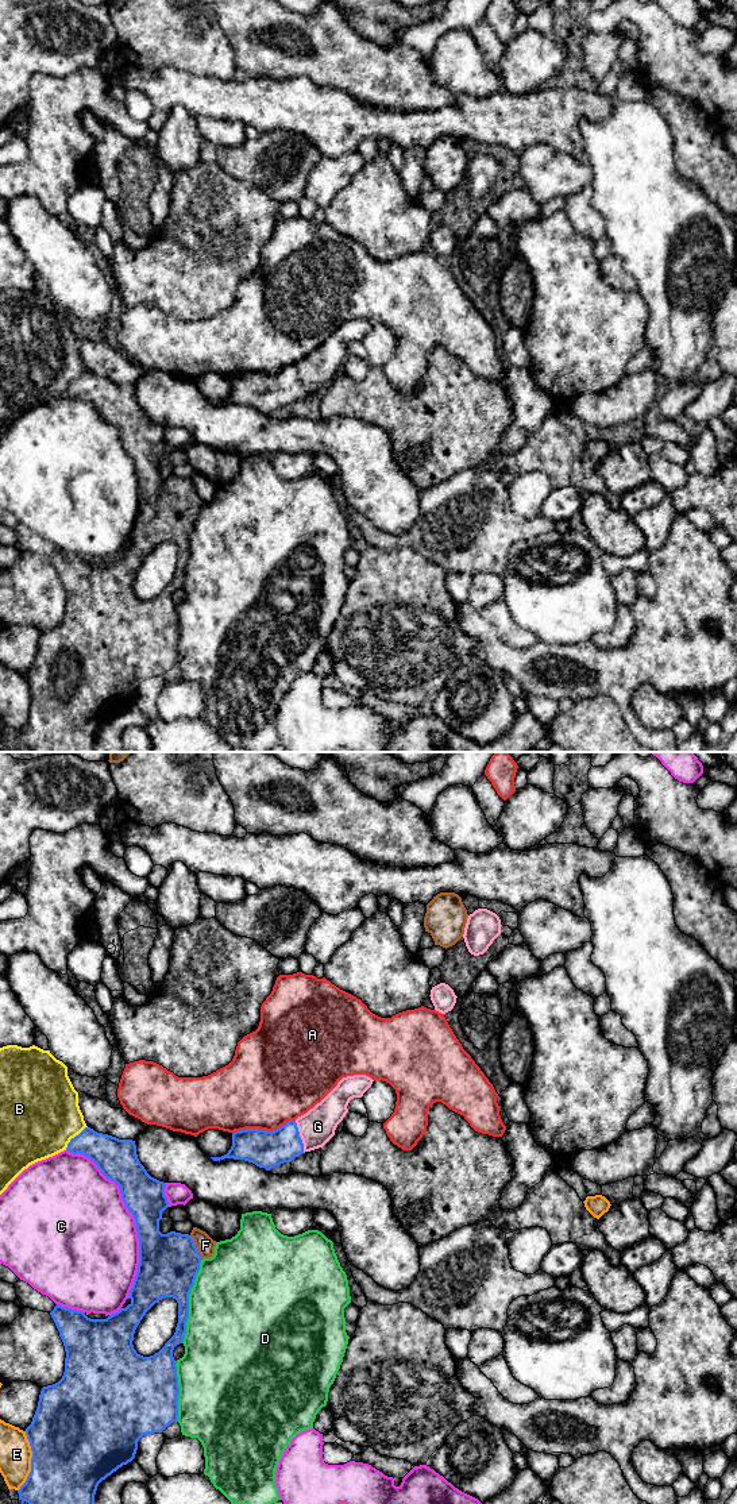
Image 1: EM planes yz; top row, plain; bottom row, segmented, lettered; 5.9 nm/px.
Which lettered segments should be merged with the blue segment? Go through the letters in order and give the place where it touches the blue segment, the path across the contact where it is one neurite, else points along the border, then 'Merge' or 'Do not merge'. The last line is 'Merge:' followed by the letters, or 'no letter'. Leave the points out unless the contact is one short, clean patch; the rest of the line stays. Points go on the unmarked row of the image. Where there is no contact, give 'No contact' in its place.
A: Touches blue at yz (263, 374). Do not merge
B: Touches blue at yz (74, 381). Do not merge
C: Touches blue at yz (132, 459). Do not merge
D: Touches blue at yz (188, 544). Do not merge
E: Touches blue at yz (31, 705). Do not merge
F: Touches blue at yz (196, 492). Do not merge
G: Touches blue at yz (300, 381). Merge
Merge: G

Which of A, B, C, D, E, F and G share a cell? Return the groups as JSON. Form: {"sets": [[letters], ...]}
{"sets": [["A"], ["B"], ["C"], ["D"], ["E"], ["F"], ["G"]]}

